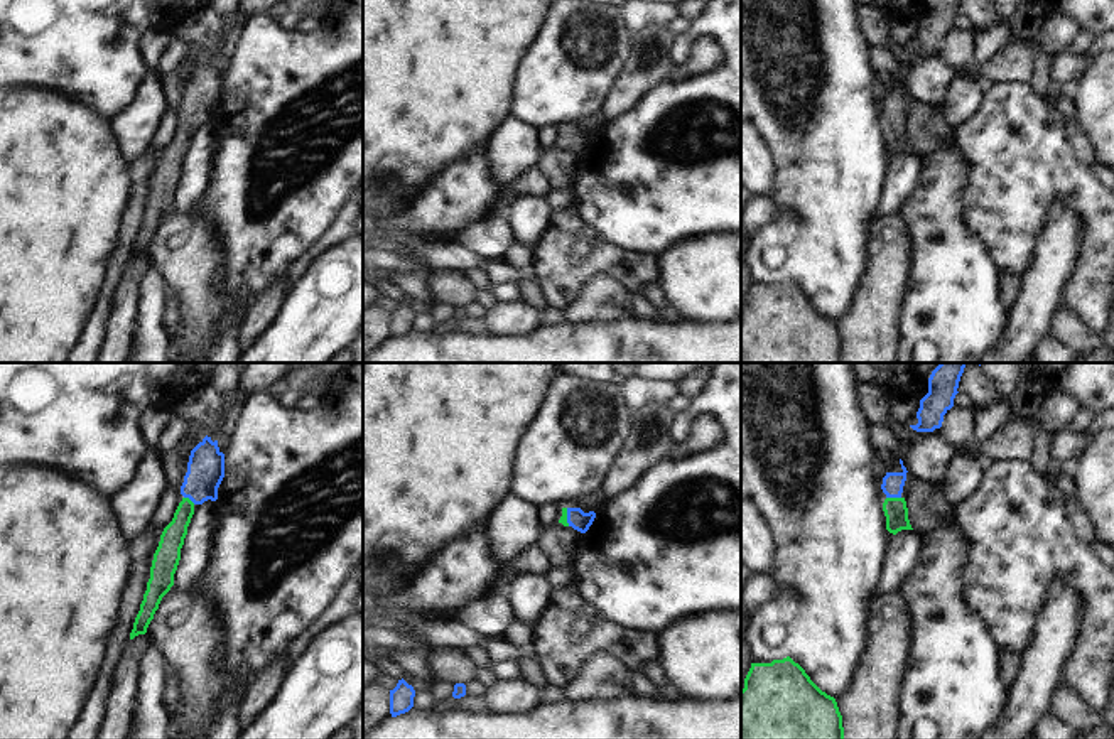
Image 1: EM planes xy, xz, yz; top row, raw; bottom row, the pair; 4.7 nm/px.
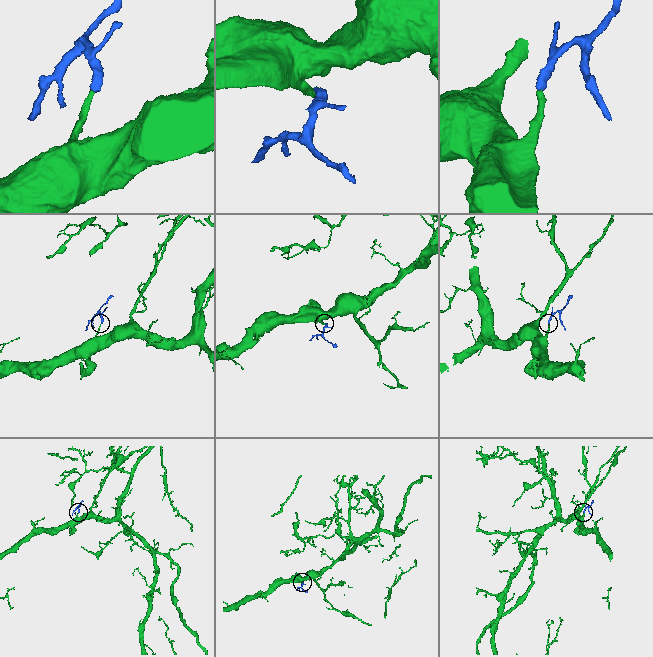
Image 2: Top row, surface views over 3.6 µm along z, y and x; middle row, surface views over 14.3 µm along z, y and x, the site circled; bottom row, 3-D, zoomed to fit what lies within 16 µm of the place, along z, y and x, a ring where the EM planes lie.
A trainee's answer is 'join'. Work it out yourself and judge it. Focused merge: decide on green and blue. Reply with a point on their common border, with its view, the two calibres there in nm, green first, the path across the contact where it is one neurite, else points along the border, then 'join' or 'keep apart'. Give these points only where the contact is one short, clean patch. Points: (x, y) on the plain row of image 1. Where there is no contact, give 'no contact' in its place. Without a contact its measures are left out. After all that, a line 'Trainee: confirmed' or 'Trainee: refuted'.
yz (893, 120) | 110/100 nm | across yz (895, 132), (893, 120), (893, 105) | join
Trainee: confirmed

